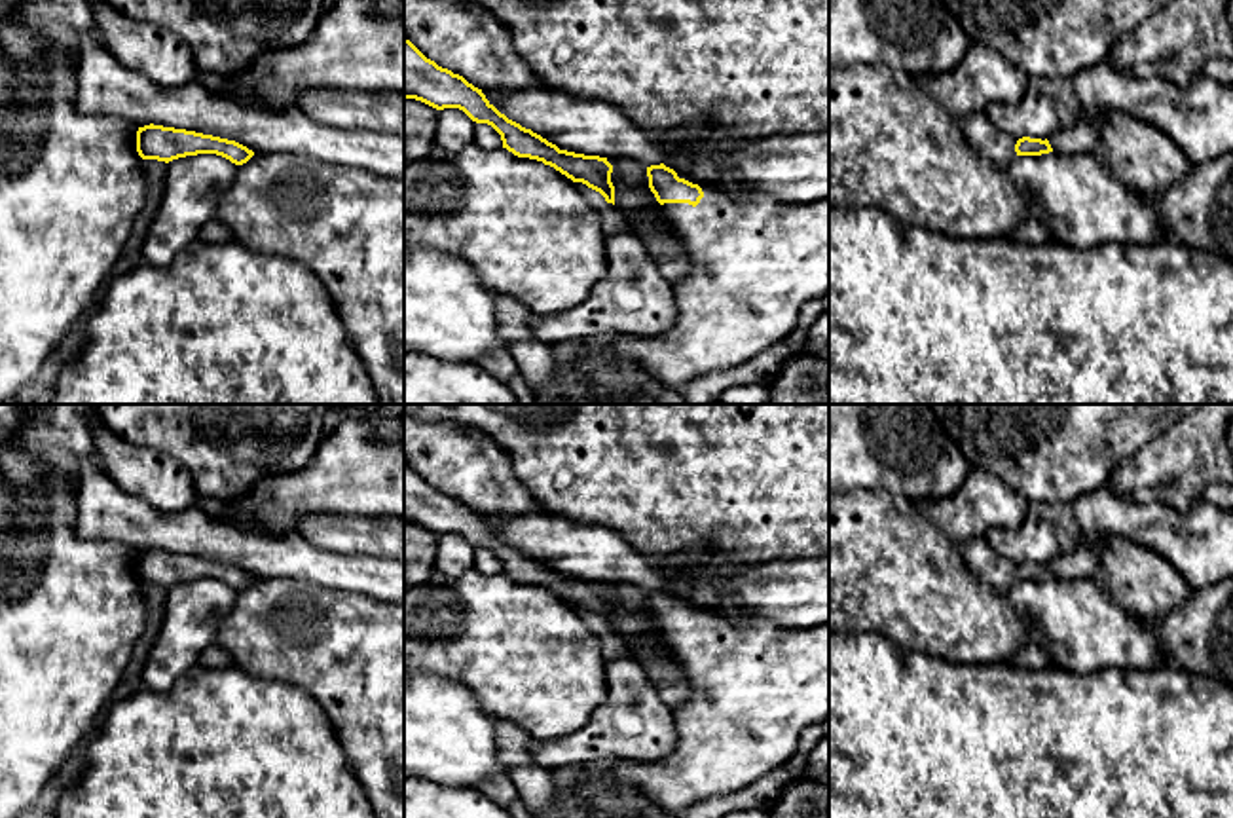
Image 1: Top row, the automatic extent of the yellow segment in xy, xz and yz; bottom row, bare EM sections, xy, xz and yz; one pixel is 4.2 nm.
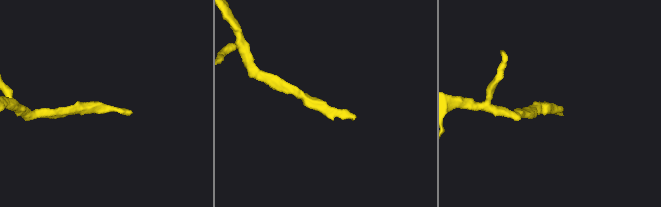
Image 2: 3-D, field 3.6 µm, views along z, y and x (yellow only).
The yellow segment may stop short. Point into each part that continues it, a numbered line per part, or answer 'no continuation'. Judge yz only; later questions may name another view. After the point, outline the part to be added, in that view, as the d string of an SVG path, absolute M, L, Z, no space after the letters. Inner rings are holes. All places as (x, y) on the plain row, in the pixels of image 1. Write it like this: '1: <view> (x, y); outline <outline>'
1: yz (1197, 543); outline M1108 486L1079 495L1072 503L1079 528L1072 550L1049 560L1055 579L1089 579L1100 566L1098 547L1104 539L1125 537L1161 554L1191 590L1212 586L1233 577L1233 511L1199 499L1187 512L1178 512L1159 501L1138 505L1117 497Z

